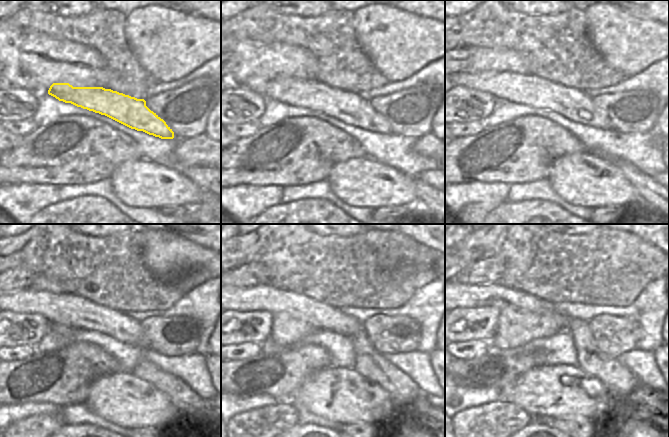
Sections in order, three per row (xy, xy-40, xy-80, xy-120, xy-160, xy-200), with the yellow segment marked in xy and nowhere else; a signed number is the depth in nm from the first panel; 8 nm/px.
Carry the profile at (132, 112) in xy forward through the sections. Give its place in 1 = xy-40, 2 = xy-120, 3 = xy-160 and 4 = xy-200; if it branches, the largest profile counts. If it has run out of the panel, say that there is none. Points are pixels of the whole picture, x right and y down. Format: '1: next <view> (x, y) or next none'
1: next xy-40 (351, 108)
2: next xy-120 (67, 309)
3: next xy-160 (259, 297)
4: next xy-200 (491, 294)

